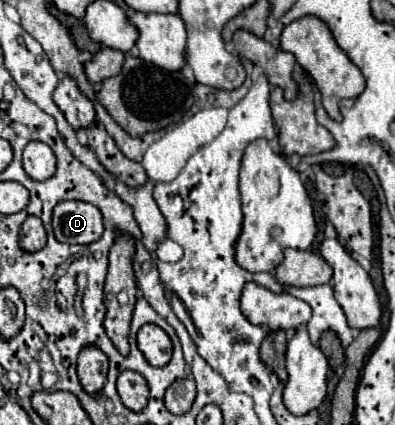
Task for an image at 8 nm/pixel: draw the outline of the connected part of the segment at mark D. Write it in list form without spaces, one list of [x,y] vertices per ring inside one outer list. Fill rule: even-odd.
[[[66,200],[54,208],[52,226],[56,240],[66,244],[92,244],[104,232],[102,214],[94,204]]]

